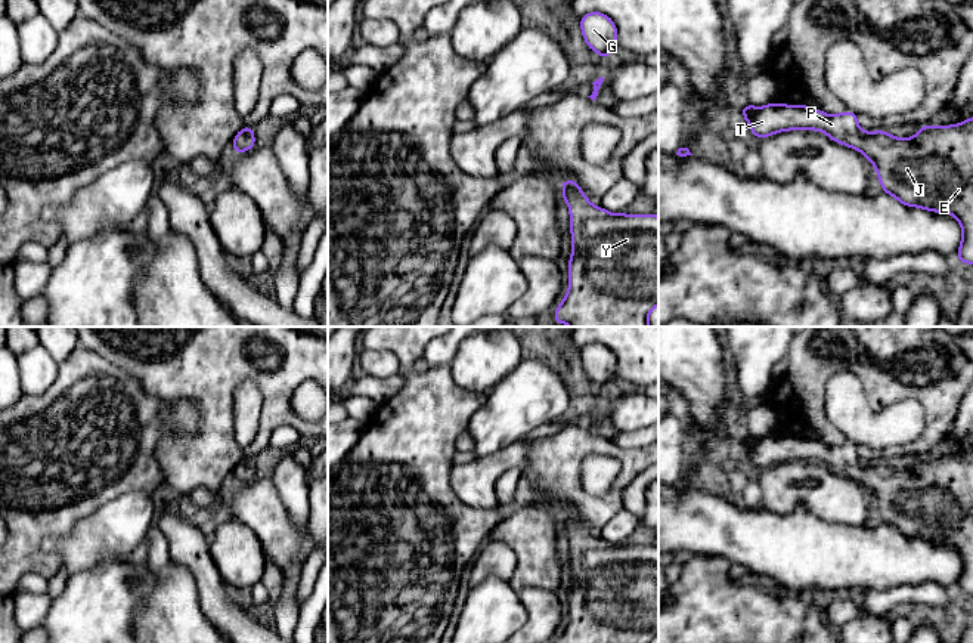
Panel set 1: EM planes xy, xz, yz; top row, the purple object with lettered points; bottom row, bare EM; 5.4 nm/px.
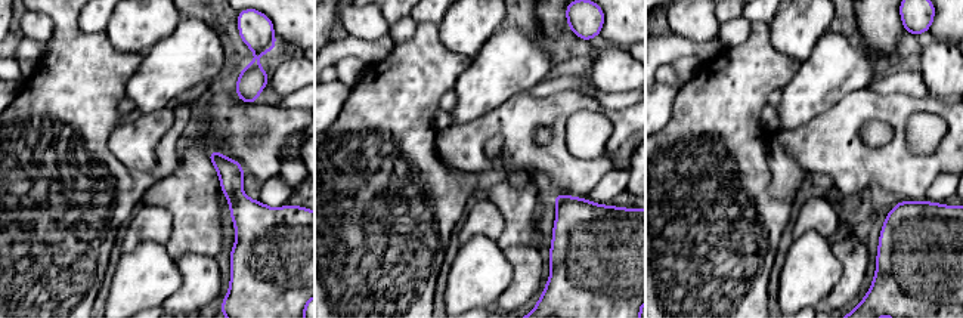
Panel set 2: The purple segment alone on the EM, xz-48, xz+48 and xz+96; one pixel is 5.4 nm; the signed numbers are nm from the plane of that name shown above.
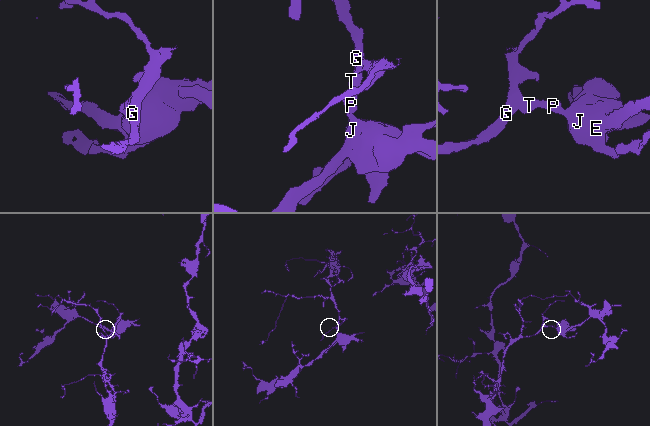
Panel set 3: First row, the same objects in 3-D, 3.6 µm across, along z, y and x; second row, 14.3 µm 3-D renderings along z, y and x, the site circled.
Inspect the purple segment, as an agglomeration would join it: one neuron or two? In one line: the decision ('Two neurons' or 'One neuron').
One neuron

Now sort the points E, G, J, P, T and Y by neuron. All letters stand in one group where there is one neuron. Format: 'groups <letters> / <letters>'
groups E G J P T Y

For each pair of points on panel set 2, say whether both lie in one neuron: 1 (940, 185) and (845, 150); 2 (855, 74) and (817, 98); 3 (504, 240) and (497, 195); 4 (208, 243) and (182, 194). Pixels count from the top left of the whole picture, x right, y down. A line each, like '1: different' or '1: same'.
1: different
2: same
3: same
4: same

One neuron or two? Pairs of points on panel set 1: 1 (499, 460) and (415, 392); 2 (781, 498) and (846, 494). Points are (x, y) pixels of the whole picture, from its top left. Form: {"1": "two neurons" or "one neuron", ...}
{"1": "two neurons", "2": "one neuron"}

